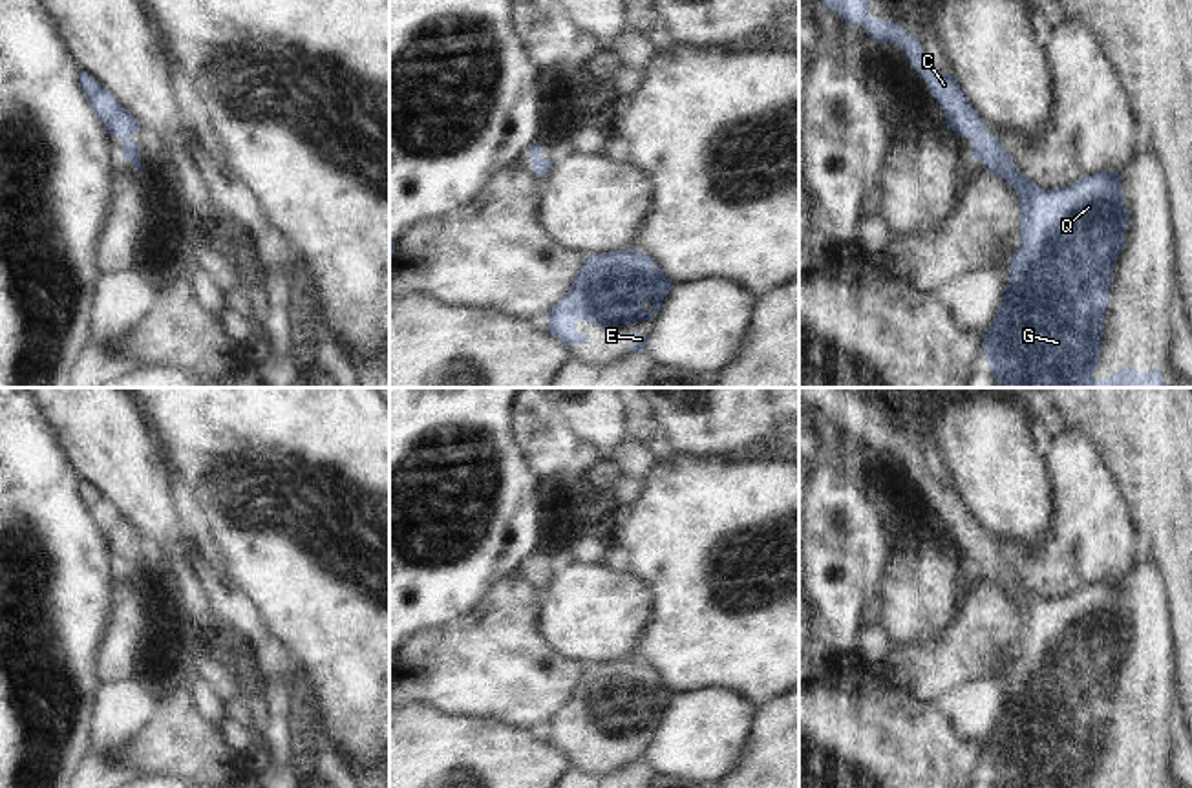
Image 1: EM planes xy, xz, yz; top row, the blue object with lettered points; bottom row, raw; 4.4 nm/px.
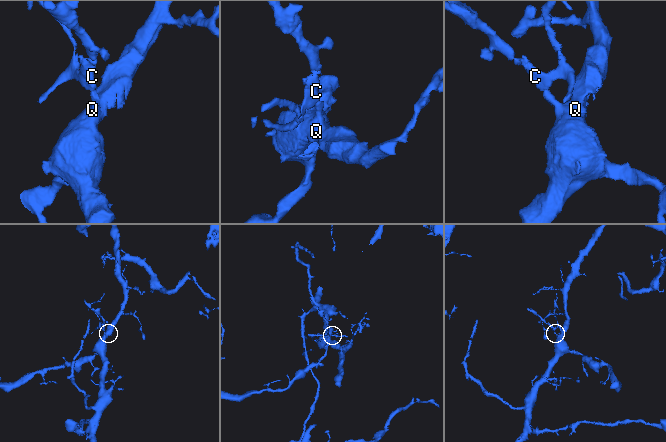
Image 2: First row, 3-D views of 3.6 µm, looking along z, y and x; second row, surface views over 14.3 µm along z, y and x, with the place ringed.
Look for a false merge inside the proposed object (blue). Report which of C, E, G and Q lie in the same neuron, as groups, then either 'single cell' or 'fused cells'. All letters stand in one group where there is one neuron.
C E G Q; single cell

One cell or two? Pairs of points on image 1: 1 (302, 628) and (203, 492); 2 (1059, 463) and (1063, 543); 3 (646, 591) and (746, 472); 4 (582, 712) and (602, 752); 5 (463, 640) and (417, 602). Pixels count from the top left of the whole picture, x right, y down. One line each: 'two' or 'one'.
1: one
2: one
3: one
4: one
5: two

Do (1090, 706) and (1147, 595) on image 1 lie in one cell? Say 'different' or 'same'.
same

